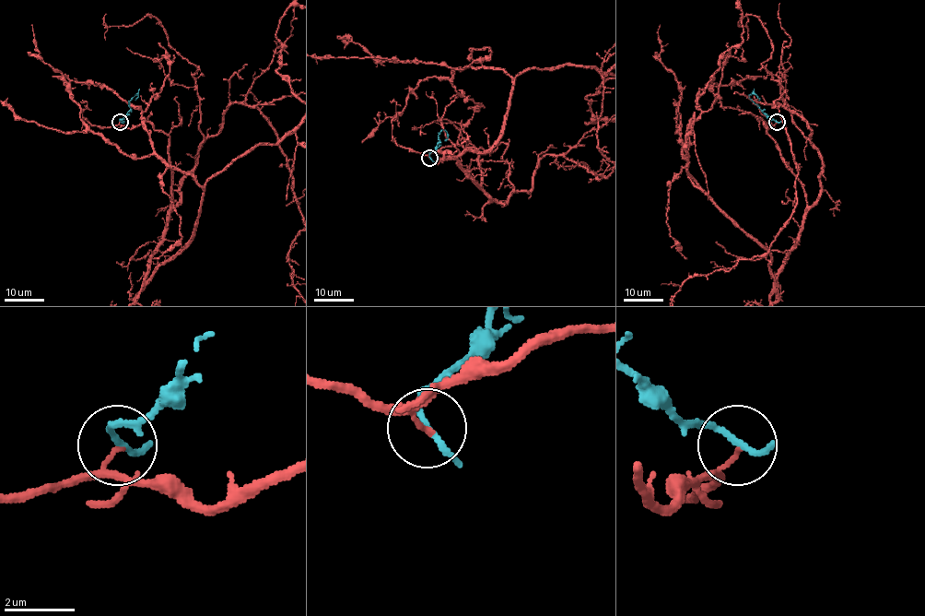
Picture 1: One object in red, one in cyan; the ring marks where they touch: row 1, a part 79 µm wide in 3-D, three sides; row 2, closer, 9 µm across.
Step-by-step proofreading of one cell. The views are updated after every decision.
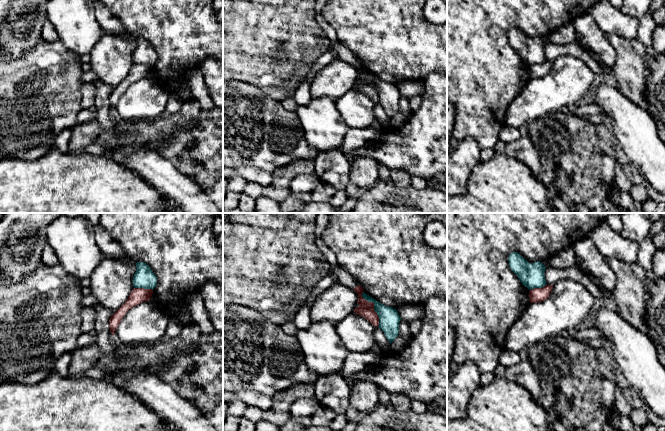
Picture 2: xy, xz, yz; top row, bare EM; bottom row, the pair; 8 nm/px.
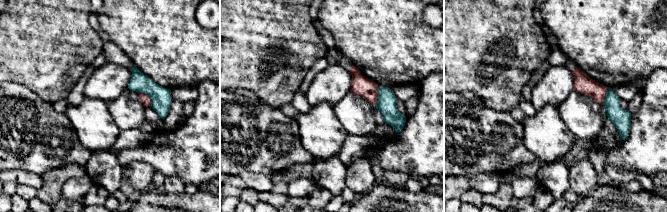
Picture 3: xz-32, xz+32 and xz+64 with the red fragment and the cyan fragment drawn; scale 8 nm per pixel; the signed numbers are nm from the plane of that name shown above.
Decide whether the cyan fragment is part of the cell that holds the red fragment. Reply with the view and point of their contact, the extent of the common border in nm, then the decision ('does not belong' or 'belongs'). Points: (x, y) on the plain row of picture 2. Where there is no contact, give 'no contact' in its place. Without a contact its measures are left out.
xz (373, 83) | 300 nm | does not belong

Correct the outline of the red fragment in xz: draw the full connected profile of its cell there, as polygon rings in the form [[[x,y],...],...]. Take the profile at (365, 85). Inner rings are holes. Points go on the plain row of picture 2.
[[[356,62],[353,65],[359,72],[354,88],[364,94],[366,94],[373,102],[378,103],[379,93],[374,86],[374,79],[368,78],[362,73],[363,64],[361,62]]]

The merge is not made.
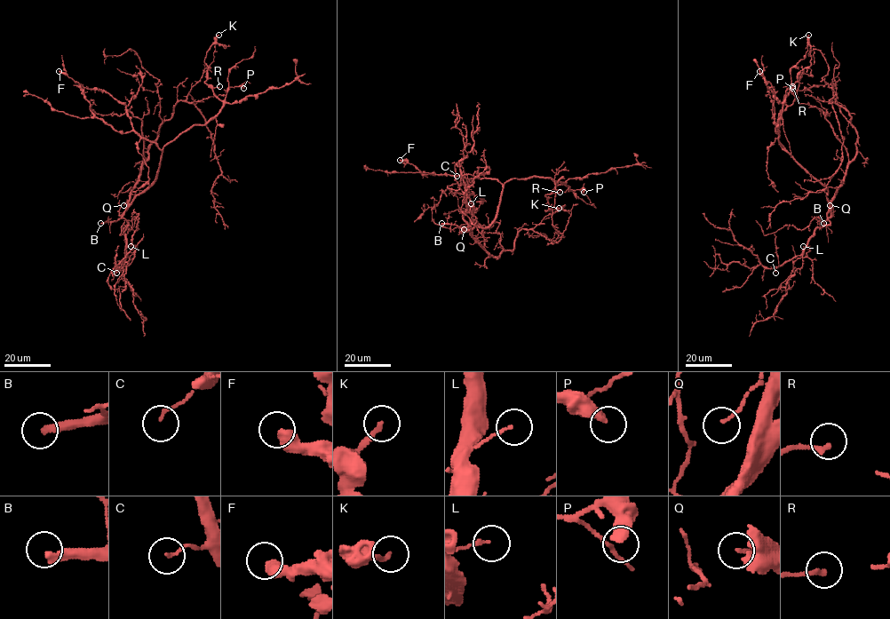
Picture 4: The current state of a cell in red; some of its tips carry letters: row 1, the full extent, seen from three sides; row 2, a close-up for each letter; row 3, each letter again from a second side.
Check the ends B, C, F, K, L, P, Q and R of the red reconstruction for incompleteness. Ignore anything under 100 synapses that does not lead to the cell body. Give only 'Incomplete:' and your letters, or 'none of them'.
Incomplete: B

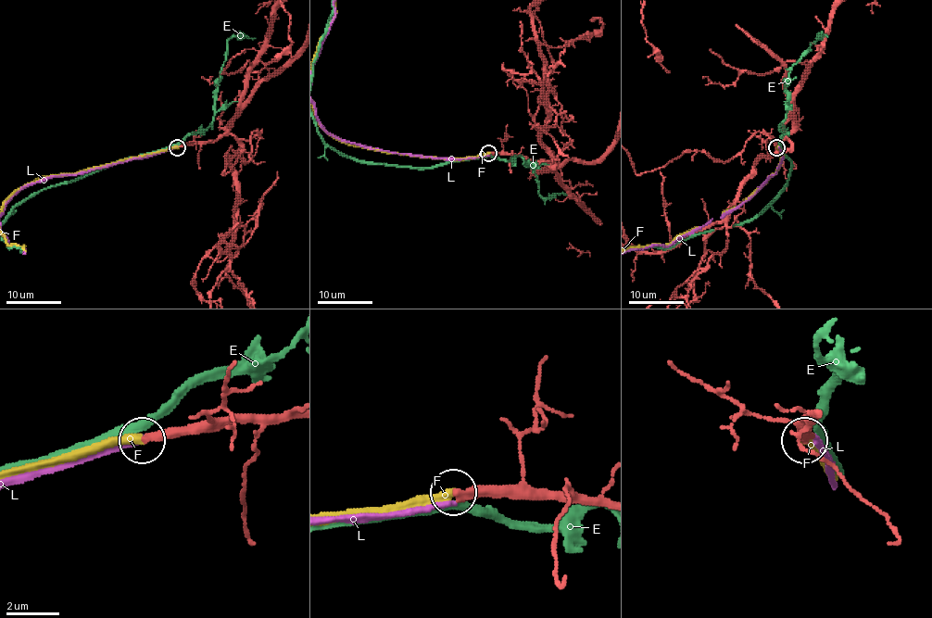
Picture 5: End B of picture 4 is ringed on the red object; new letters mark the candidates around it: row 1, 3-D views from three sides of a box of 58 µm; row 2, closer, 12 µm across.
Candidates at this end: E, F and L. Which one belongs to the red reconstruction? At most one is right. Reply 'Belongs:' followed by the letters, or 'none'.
Belongs: F

